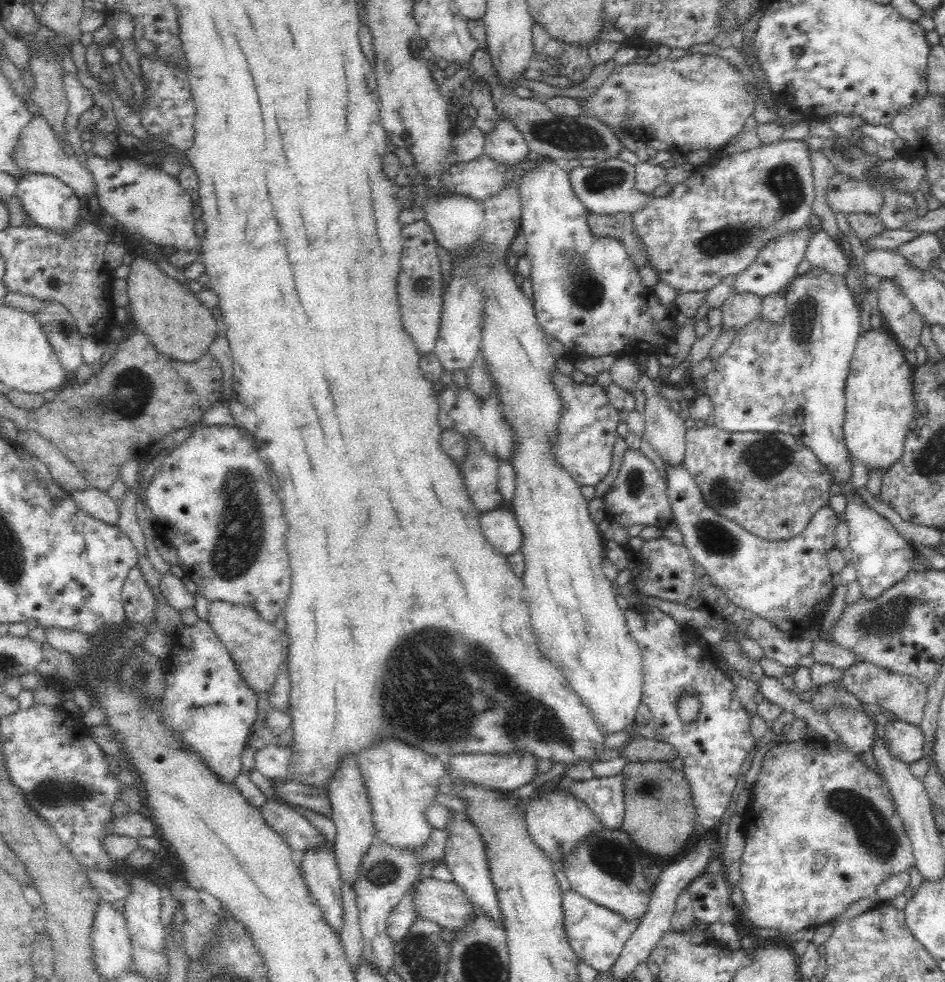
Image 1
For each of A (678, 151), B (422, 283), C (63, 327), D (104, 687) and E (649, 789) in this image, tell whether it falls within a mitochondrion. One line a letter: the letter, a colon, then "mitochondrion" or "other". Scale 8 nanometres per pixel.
A: other
B: mitochondrion
C: mitochondrion
D: other
E: mitochondrion

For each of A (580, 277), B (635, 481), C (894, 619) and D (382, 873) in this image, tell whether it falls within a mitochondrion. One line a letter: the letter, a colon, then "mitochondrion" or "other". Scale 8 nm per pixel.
A: mitochondrion
B: mitochondrion
C: mitochondrion
D: mitochondrion

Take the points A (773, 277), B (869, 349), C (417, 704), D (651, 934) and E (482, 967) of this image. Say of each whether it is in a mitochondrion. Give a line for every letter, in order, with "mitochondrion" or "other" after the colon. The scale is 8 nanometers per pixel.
A: other
B: other
C: mitochondrion
D: other
E: mitochondrion

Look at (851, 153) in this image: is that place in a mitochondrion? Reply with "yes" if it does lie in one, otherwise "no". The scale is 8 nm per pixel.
yes

